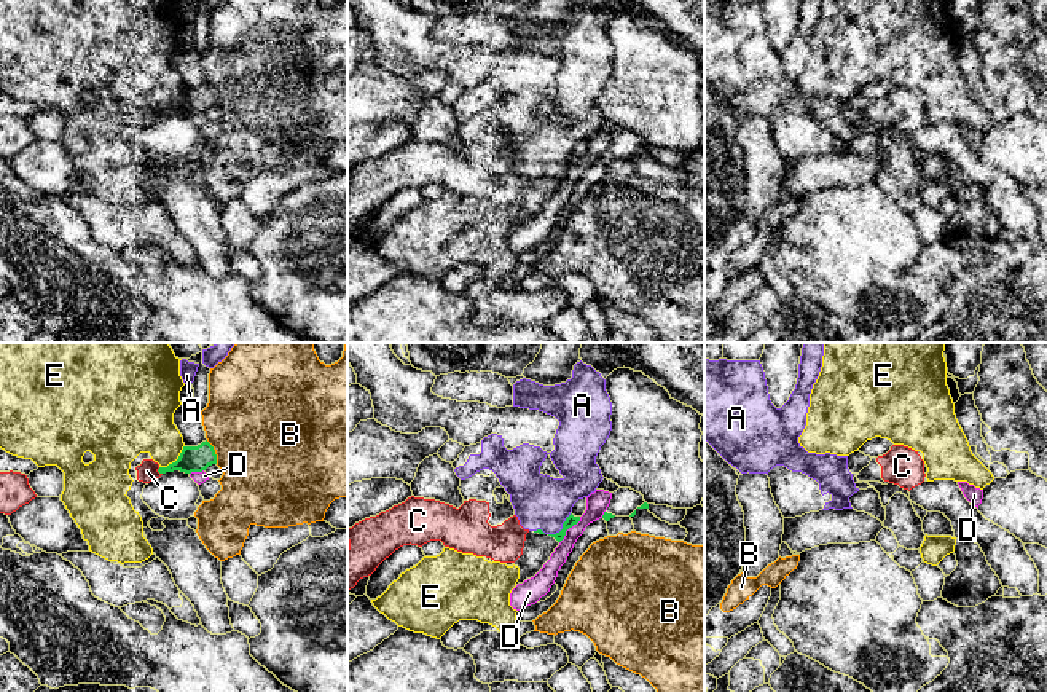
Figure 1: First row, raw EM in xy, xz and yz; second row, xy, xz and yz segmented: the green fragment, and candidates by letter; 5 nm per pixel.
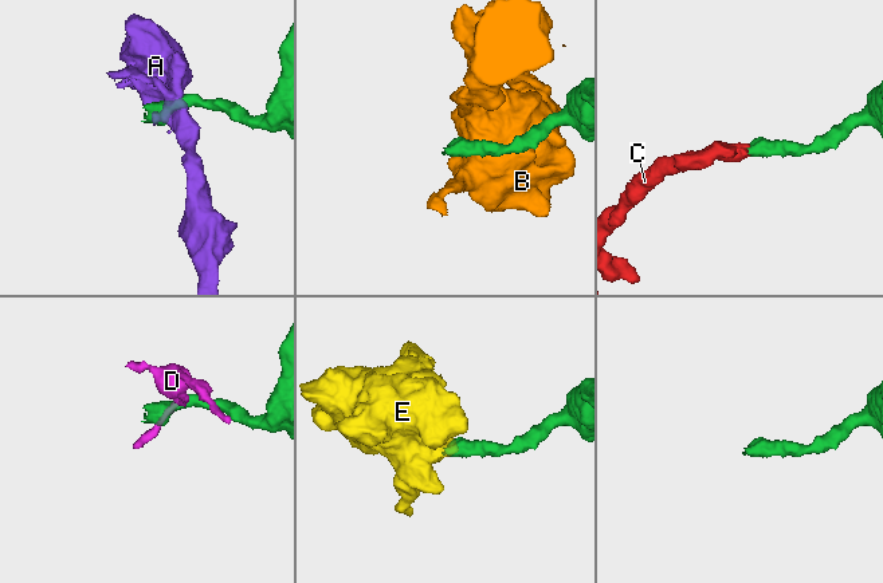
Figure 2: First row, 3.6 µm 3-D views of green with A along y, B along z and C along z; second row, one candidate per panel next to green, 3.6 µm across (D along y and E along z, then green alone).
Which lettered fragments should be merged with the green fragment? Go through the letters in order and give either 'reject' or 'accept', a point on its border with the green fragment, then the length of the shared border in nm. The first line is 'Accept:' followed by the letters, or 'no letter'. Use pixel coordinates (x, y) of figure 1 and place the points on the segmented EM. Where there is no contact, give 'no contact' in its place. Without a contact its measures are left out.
Accept: C
A: reject | xz (563, 528) | 160 nm
B: reject | xy (214, 452) | 130 nm
C: accept | xy (158, 471) | 40 nm
D: reject | xz (568, 528) | 170 nm
E: reject | xy (176, 461) | 170 nm

